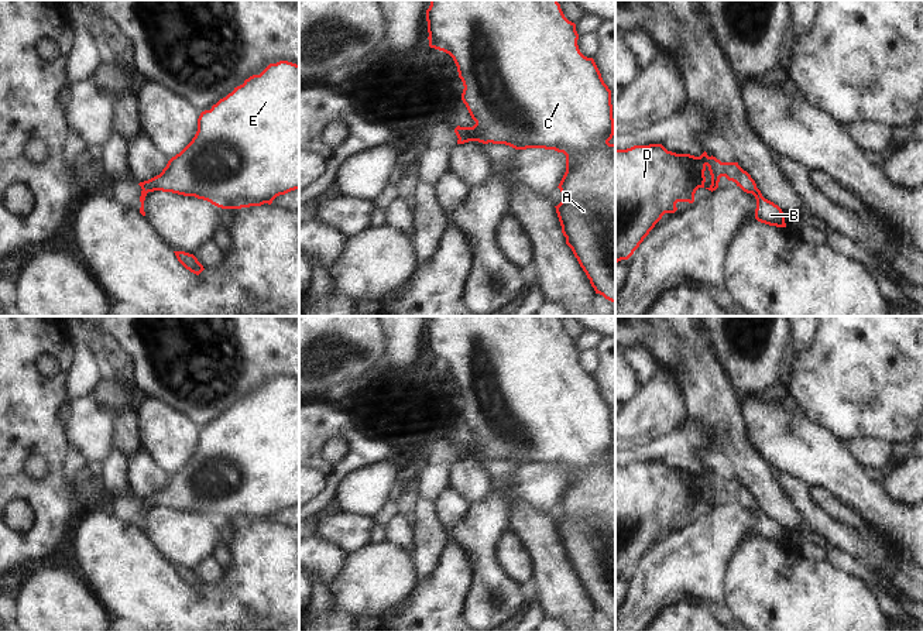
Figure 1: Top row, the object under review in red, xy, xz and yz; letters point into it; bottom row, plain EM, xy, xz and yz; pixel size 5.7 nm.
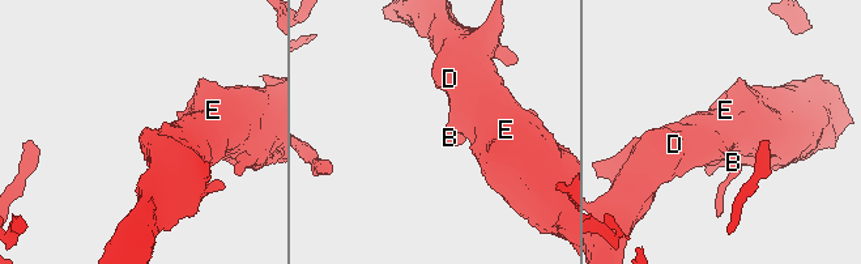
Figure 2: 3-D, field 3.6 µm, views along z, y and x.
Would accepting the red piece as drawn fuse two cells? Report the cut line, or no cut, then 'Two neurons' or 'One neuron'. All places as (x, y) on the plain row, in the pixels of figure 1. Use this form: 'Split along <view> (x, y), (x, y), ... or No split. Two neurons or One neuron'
No split. One neuron

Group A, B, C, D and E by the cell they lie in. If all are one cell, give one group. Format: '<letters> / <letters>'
A B C D E

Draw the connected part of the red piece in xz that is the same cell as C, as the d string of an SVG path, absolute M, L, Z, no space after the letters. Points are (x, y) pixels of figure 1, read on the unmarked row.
M430 316L426 326L429 363L449 370L463 398L462 416L466 421L471 435L476 438L473 443L454 445L457 460L478 457L483 460L505 460L515 466L545 464L563 469L566 471L566 488L559 500L563 517L555 522L562 542L562 549L566 553L566 560L572 565L580 583L590 596L596 610L615 620L615 460L608 457L614 452L614 435L611 421L611 407L604 399L601 390L593 374L584 373L577 361L579 350L576 340L569 337L557 316Z

